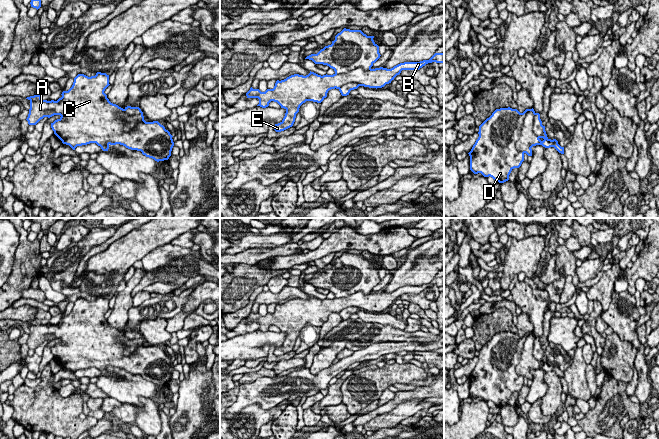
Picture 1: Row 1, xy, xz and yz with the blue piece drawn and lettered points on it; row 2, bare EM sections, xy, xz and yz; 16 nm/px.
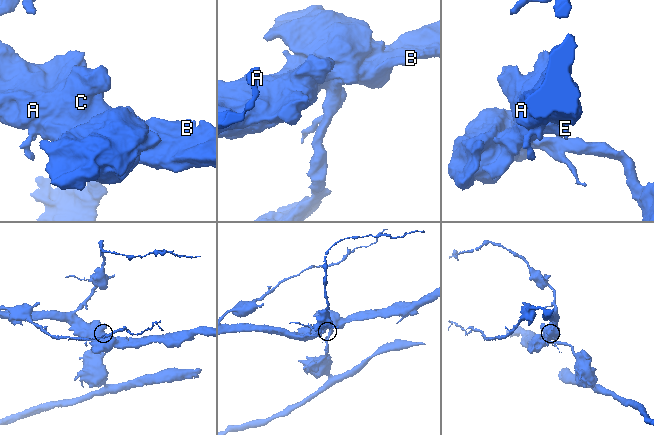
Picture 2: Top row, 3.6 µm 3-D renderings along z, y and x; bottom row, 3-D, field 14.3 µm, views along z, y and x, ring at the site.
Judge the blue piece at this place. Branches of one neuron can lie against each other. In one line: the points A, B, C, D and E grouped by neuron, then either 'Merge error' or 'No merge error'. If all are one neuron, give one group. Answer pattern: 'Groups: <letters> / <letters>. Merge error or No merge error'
Groups: A B C E / D. Merge error

